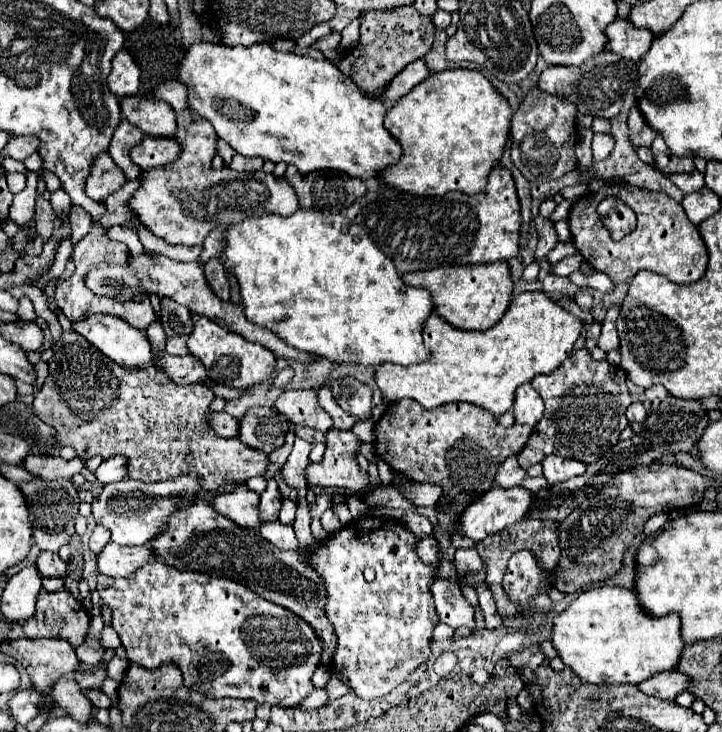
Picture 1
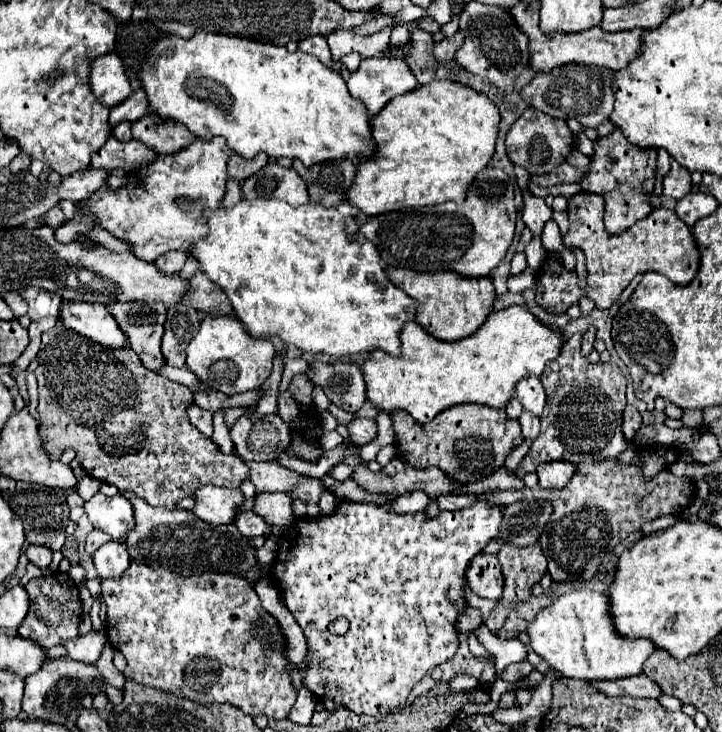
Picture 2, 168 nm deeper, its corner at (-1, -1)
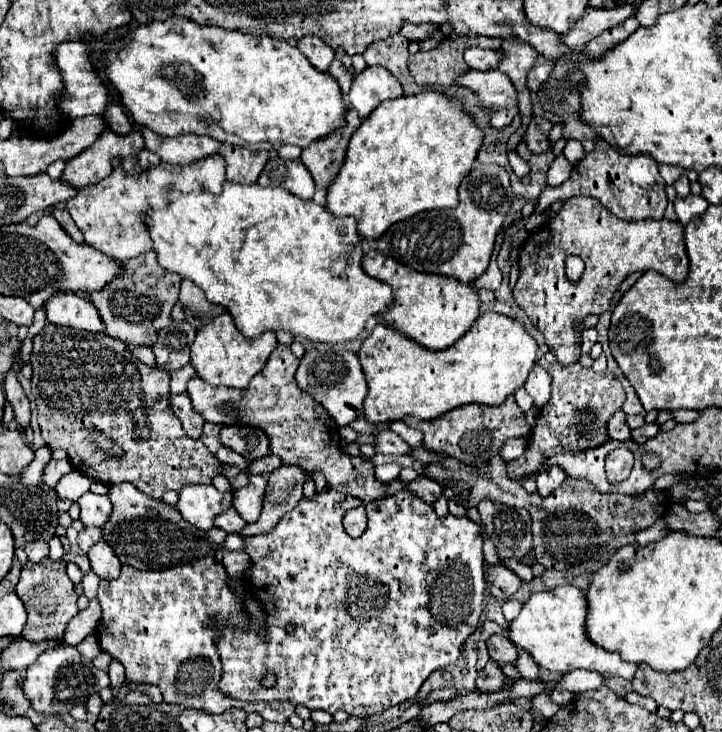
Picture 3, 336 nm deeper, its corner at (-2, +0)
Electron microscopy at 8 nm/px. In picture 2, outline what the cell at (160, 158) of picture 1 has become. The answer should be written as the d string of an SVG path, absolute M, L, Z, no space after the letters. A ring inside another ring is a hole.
M111 135L105 141L105 145L93 153L91 169L105 169L105 171L125 169L125 171L131 171L137 167L147 167L155 159L157 157L153 155L153 151L149 151L143 143L137 143L135 139L123 143Z

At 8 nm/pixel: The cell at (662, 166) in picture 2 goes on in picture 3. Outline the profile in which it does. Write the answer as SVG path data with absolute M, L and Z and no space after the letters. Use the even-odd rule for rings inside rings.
M660 164L660 176L664 178L666 184L674 184L674 180L676 180L678 176L682 176L682 174L684 174L684 168L680 168L680 166Z

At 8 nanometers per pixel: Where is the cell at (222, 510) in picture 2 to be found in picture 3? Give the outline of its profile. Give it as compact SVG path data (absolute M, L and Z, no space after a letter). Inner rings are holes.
M190 484L180 490L176 510L200 530L210 530L214 518L232 506L232 494L218 492L212 484Z

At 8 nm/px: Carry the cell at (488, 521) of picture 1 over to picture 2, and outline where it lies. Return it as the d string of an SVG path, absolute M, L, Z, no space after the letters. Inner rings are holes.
M341 501L335 511L331 515L319 515L319 517L299 517L291 523L291 527L287 527L283 531L283 535L279 537L277 543L277 557L271 565L271 577L273 577L273 585L279 589L281 599L285 603L285 607L293 613L295 621L299 623L299 627L305 633L307 639L307 657L305 657L305 679L303 685L317 697L317 699L331 699L337 705L359 713L359 715L377 715L383 711L391 711L397 709L399 705L405 703L405 699L409 697L411 689L415 687L415 683L419 683L433 667L453 659L453 655L457 653L459 647L459 631L455 627L457 619L465 613L467 609L467 597L465 597L465 589L467 589L467 579L465 579L465 571L469 567L469 559L475 557L477 553L483 551L483 547L495 539L499 535L499 525L501 525L501 509L497 507L489 507L489 503L475 503L467 509L461 511L441 511L435 519L427 517L427 511L421 509L417 513L395 513L389 505L373 505L373 503L353 503L353 501ZM345 617L347 621L351 621L351 627L347 631L347 635L331 635L327 625L335 619Z

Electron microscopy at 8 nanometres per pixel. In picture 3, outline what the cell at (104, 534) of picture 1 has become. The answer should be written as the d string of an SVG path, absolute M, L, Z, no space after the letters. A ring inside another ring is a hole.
M84 528L80 534L78 534L78 546L88 552L96 542L102 540L102 530L100 528Z

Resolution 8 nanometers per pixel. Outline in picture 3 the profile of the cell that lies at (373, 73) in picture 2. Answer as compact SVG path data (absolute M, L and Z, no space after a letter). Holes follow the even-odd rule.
M384 66L364 68L352 82L348 92L350 106L366 118L382 100L402 96L402 84Z

